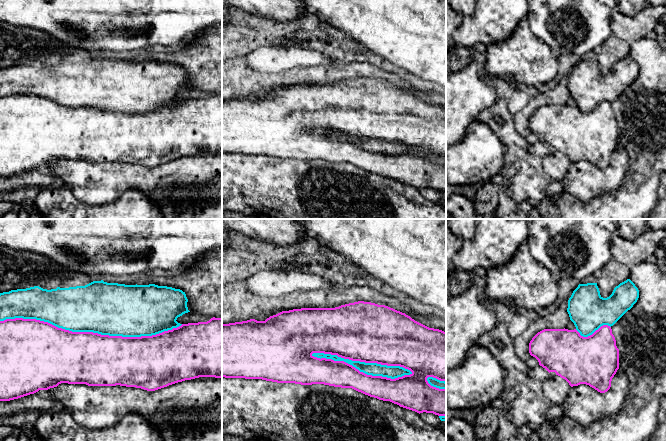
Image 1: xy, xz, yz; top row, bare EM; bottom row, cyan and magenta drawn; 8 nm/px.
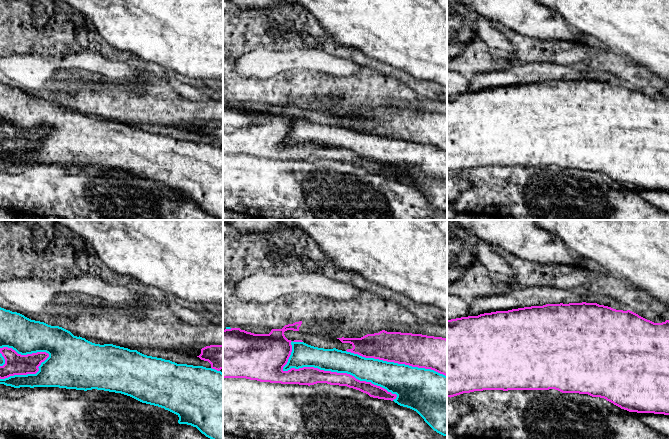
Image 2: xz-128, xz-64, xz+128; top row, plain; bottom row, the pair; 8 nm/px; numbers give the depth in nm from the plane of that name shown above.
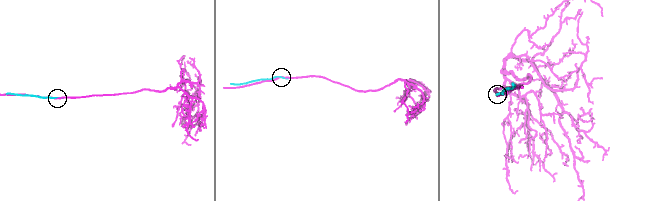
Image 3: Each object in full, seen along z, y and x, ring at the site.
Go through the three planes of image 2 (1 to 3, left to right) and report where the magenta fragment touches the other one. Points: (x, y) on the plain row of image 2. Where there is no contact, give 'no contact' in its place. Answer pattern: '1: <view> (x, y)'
1: xz-128 (27, 150)
2: xz-64 (327, 146)
3: no contact

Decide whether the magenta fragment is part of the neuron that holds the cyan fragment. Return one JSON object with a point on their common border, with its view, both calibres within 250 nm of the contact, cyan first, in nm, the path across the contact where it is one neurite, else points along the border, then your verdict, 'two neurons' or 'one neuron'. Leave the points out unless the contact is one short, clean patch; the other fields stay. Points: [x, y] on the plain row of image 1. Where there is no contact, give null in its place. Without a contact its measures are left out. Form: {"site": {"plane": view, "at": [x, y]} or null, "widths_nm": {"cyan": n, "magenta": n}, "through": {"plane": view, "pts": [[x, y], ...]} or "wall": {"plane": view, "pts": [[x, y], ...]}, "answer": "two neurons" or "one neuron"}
{"site": {"plane": "xz", "at": [362, 138]}, "widths_nm": {"cyan": 110, "magenta": 480}, "answer": "two neurons"}

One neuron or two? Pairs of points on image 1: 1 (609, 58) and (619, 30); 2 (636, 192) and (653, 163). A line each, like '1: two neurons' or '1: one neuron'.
1: one neuron
2: one neuron

